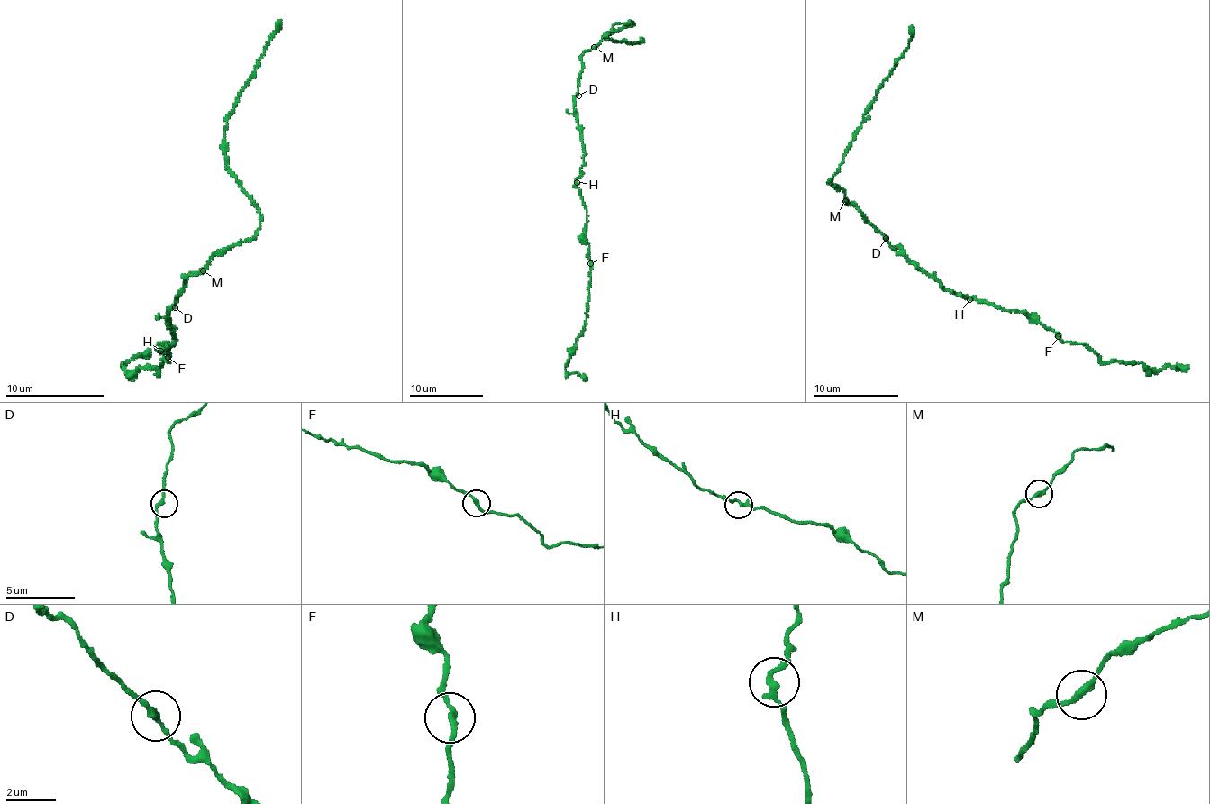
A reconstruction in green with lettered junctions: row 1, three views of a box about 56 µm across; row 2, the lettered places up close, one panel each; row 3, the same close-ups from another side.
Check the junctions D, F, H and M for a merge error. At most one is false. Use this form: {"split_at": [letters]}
{"split_at": []}

